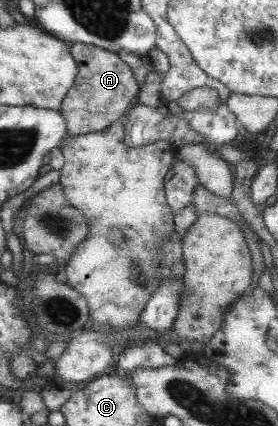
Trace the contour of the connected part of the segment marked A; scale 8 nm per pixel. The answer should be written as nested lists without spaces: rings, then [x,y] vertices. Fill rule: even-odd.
[[[71,43],[69,50],[76,61],[76,82],[59,109],[67,123],[67,133],[80,136],[106,131],[110,124],[126,113],[130,101],[137,96],[139,85],[130,67],[116,53],[83,43]]]

